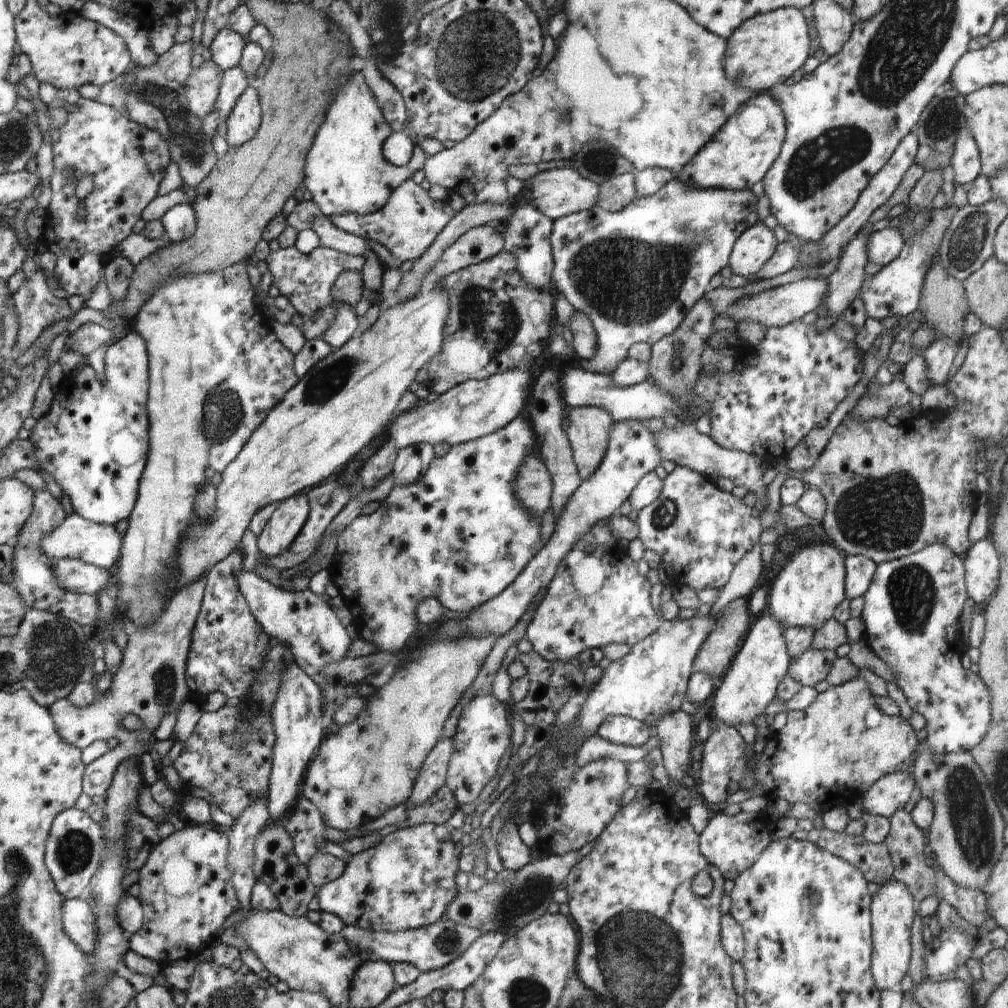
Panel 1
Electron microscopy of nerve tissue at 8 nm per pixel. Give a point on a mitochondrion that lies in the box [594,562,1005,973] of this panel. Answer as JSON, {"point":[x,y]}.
{"point":[971,820]}

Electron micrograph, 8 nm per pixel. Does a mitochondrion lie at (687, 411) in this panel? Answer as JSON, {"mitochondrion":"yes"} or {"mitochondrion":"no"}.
{"mitochondrion":"no"}

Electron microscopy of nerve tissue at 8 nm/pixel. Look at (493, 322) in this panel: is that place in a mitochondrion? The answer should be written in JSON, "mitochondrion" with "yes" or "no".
{"mitochondrion":"yes"}

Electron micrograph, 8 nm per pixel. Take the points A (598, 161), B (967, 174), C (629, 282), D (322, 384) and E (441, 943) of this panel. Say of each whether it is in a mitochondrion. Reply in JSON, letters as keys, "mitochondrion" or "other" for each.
{"A":"mitochondrion","B":"other","C":"mitochondrion","D":"mitochondrion","E":"mitochondrion"}

